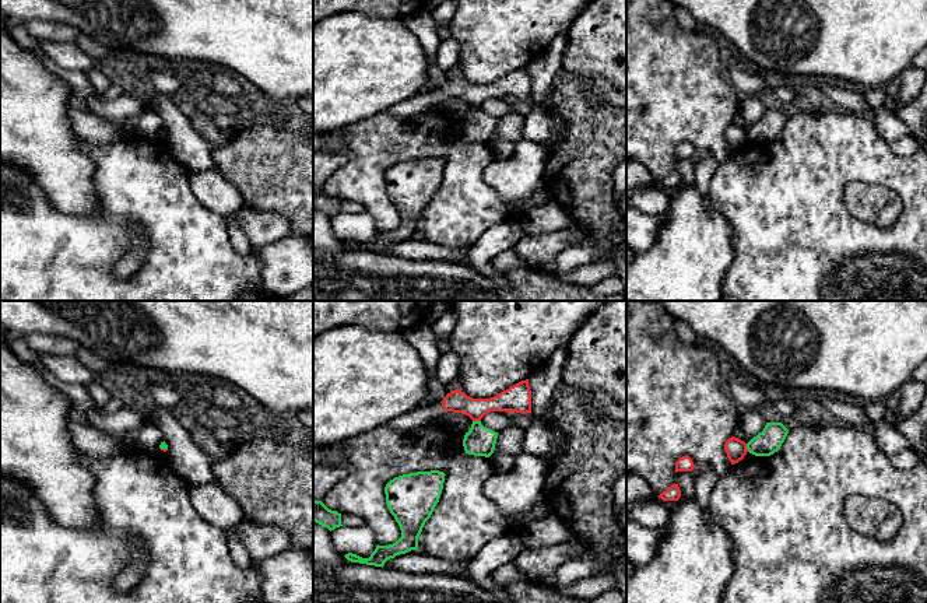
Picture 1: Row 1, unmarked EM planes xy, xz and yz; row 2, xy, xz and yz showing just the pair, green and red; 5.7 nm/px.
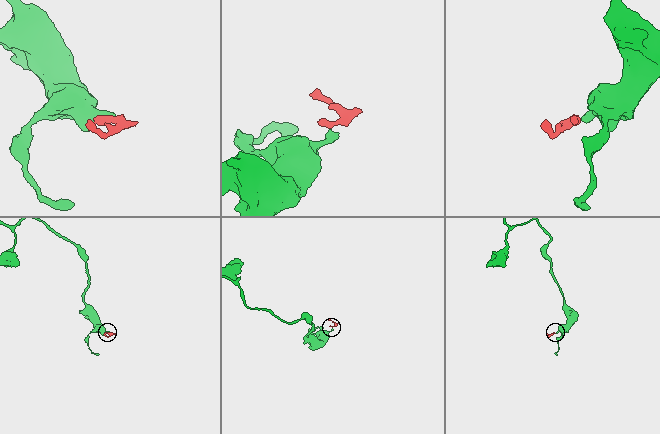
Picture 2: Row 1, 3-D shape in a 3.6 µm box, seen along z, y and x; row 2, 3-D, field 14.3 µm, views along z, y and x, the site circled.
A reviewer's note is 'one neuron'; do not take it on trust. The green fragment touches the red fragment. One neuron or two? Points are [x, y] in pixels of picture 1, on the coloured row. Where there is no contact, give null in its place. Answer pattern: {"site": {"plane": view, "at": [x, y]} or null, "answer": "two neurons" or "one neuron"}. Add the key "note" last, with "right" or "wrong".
{"site": {"plane": "xz", "at": [477, 421]}, "answer": "two neurons", "note": "wrong"}

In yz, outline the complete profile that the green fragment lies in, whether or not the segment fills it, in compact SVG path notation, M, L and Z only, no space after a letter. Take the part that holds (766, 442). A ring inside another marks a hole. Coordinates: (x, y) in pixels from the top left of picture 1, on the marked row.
M766 423L763 431L747 444L747 449L755 456L770 456L779 451L787 434L782 423Z

